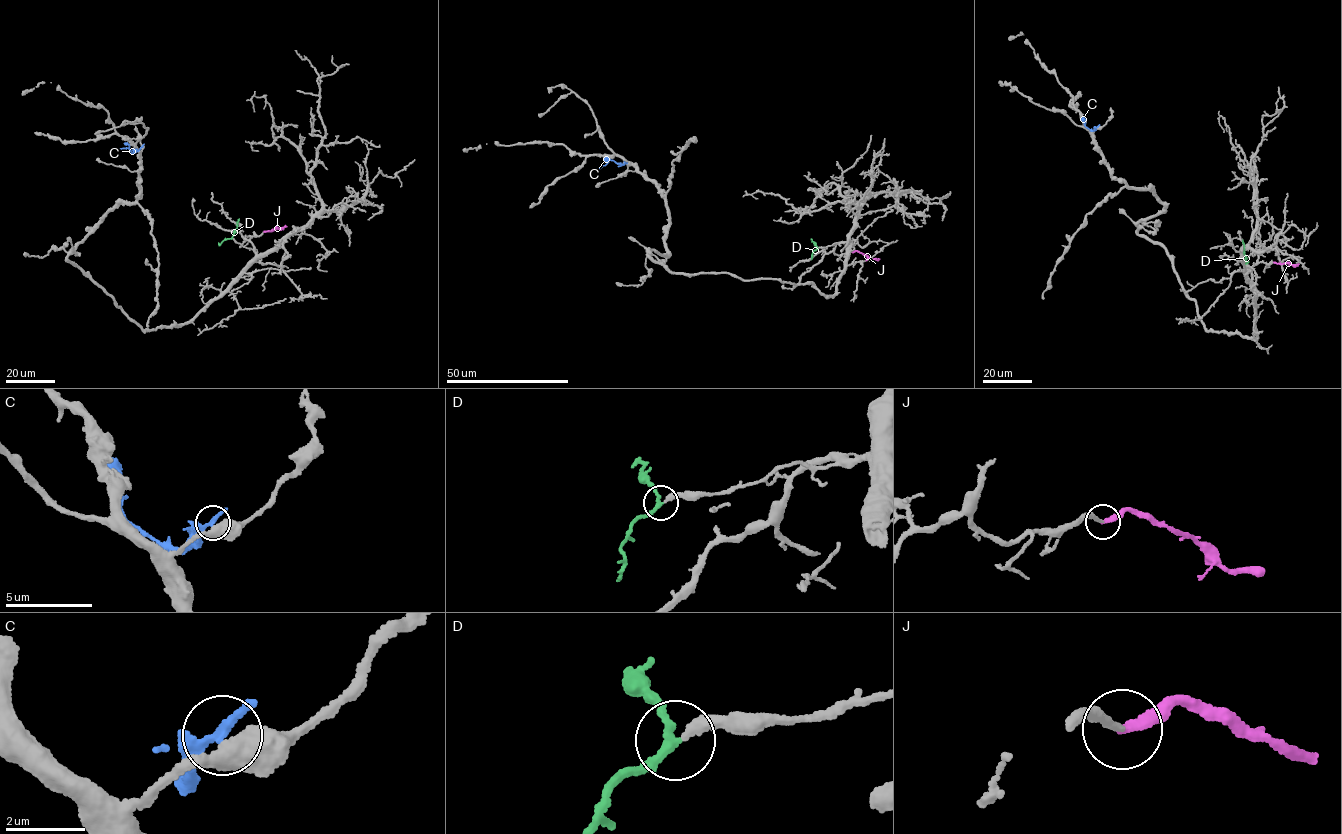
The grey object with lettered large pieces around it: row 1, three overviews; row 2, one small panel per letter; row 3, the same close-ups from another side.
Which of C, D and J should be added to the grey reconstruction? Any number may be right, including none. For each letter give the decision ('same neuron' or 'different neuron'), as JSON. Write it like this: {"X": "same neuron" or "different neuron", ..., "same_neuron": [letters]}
{"C": "different neuron", "D": "same neuron", "J": "same neuron", "same_neuron": ["D", "J"]}

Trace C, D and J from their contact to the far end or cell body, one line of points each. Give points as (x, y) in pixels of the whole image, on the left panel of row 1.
C: (142, 146), (131, 152), (127, 148), (111, 148)
D: (232, 238), (239, 218)
J: (264, 232), (285, 225)

